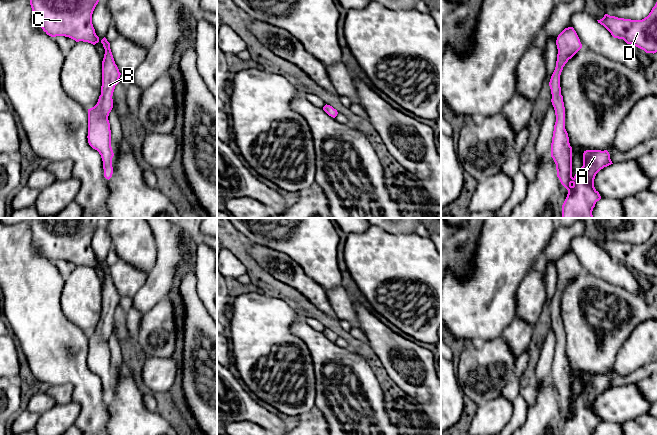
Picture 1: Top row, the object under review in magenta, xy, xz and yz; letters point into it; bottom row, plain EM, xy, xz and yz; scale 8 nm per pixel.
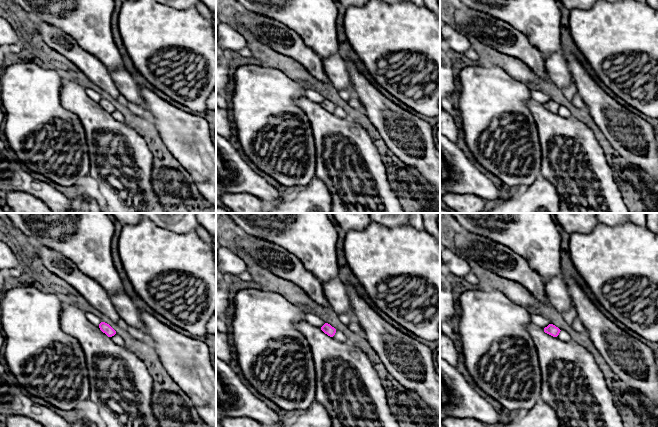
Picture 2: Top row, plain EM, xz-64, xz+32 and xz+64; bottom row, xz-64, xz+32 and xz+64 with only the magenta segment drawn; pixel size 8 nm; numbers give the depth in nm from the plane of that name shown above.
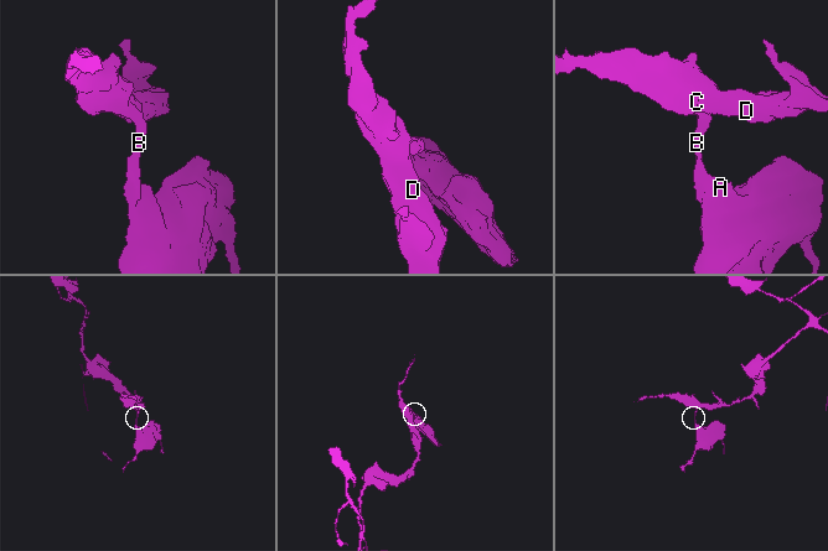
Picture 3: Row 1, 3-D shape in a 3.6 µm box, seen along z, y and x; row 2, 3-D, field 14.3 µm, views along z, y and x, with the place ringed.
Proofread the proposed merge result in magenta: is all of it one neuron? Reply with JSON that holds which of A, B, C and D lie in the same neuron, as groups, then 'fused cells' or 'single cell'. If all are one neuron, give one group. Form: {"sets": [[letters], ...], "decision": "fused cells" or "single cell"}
{"sets": [["A", "B", "C", "D"]], "decision": "single cell"}

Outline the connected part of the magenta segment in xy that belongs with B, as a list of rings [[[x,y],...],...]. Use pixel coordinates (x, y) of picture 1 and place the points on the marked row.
[[[104,37],[101,41],[105,49],[102,61],[102,86],[101,95],[97,104],[88,109],[88,143],[97,150],[103,161],[104,177],[110,179],[113,174],[112,158],[114,156],[111,147],[111,130],[108,120],[113,108],[113,92],[119,83],[121,73],[115,64],[110,43]]]

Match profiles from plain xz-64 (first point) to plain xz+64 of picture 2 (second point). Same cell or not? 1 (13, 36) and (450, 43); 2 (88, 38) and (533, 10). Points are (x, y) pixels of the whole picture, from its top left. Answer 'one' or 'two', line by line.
1: one
2: one

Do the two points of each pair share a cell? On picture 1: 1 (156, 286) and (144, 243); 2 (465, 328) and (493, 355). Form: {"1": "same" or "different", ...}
{"1": "different", "2": "different"}

